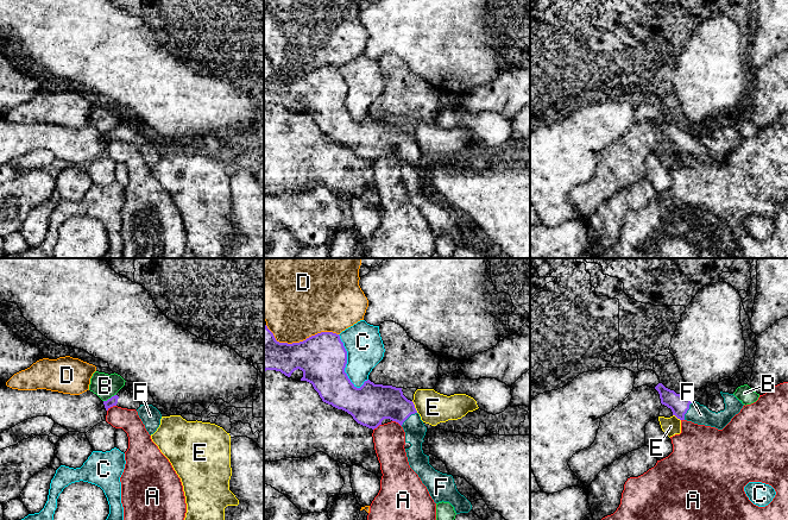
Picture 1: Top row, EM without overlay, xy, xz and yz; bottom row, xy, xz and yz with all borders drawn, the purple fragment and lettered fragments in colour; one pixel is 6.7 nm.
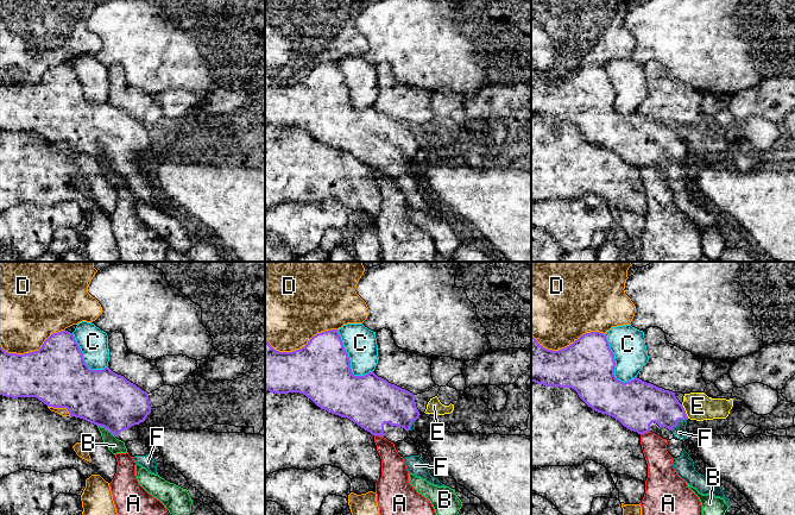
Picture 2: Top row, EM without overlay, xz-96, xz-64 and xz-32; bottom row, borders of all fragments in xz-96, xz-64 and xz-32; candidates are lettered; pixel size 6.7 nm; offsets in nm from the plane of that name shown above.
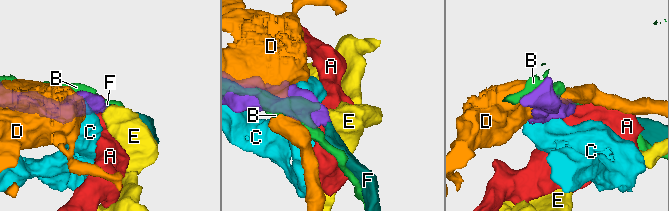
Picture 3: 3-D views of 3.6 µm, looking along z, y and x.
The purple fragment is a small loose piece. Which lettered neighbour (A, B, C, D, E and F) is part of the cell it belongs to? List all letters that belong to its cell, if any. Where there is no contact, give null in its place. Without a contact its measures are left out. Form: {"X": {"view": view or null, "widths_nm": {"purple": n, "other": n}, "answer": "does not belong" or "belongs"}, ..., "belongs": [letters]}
{"A": {"view": "xy", "widths_nm": {"purple": 60, "other": 150}, "answer": "does not belong"}, "B": {"view": "xy", "widths_nm": {"purple": 60, "other": 170}, "answer": "does not belong"}, "C": {"view": "xz", "widths_nm": {"purple": 320, "other": 260}, "answer": "does not belong"}, "D": {"view": "xz", "widths_nm": {"purple": 320, "other": 460}, "answer": "does not belong"}, "E": {"view": "xz", "widths_nm": {"purple": 240, "other": 220}, "answer": "does not belong"}, "F": {"view": "yz", "widths_nm": {"purple": 130, "other": 140}, "answer": "belongs"}, "belongs": ["F"]}

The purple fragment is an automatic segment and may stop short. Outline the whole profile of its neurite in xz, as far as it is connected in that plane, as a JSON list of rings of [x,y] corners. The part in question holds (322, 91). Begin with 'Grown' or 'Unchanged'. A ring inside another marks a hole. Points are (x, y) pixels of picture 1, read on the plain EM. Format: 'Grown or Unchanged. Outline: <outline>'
Grown. Outline: [[[264,59],[264,105],[276,104],[290,111],[295,104],[302,104],[303,111],[301,114],[311,117],[323,136],[347,145],[358,157],[368,162],[377,162],[384,152],[398,156],[405,165],[405,176],[411,177],[409,182],[405,182],[409,199],[427,220],[434,236],[449,236],[456,248],[468,246],[472,238],[458,225],[453,209],[435,203],[429,198],[429,189],[423,187],[422,176],[424,175],[427,161],[421,154],[414,136],[403,129],[402,121],[374,118],[370,113],[365,114],[360,121],[357,121],[345,106],[346,98],[347,84],[336,67],[321,65],[303,75],[288,77],[277,75],[267,59]]]

